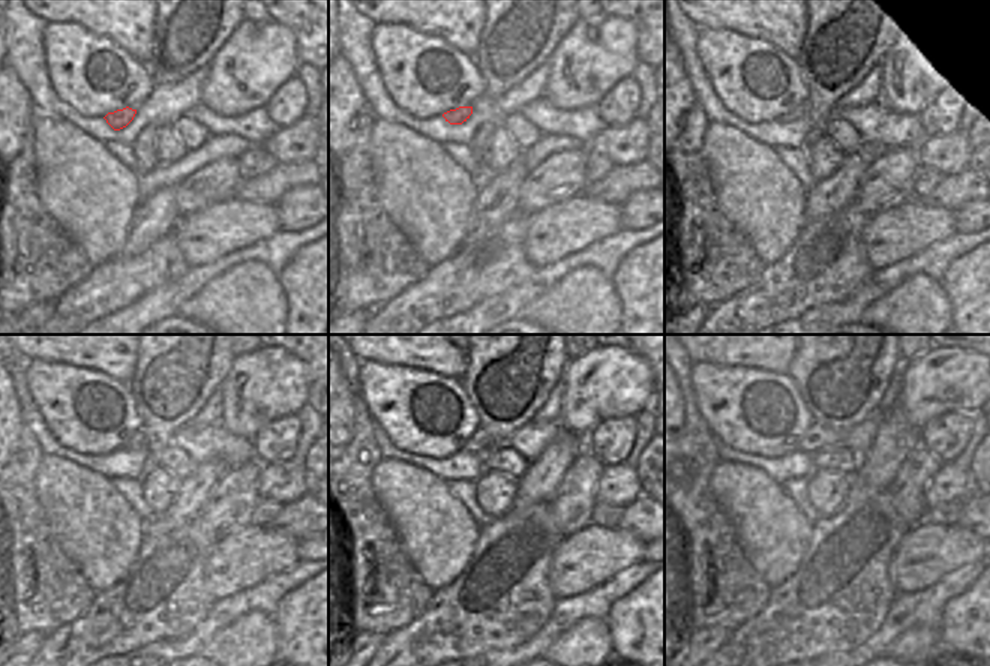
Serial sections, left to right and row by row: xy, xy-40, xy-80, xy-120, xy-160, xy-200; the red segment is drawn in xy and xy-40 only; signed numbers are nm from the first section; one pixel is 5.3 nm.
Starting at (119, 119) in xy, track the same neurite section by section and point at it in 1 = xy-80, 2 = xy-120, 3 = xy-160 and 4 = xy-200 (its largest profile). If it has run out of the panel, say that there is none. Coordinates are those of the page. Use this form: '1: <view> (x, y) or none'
1: xy-80 (797, 113)
2: xy-120 (138, 440)
3: xy-160 (480, 441)
4: xy-200 (818, 437)

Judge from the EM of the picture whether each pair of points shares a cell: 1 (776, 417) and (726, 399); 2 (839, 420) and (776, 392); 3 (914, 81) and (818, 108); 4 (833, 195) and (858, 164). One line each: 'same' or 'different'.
1: same
2: different
3: different
4: same

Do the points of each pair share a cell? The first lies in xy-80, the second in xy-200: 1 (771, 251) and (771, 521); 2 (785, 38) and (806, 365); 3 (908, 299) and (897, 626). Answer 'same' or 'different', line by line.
1: same
2: different
3: different

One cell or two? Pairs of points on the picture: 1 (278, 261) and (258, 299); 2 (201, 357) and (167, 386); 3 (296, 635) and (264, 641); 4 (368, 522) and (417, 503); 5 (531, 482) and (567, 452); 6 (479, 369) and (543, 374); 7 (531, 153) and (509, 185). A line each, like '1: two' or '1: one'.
1: two
2: one
3: two
4: two
5: one
6: one
7: two

